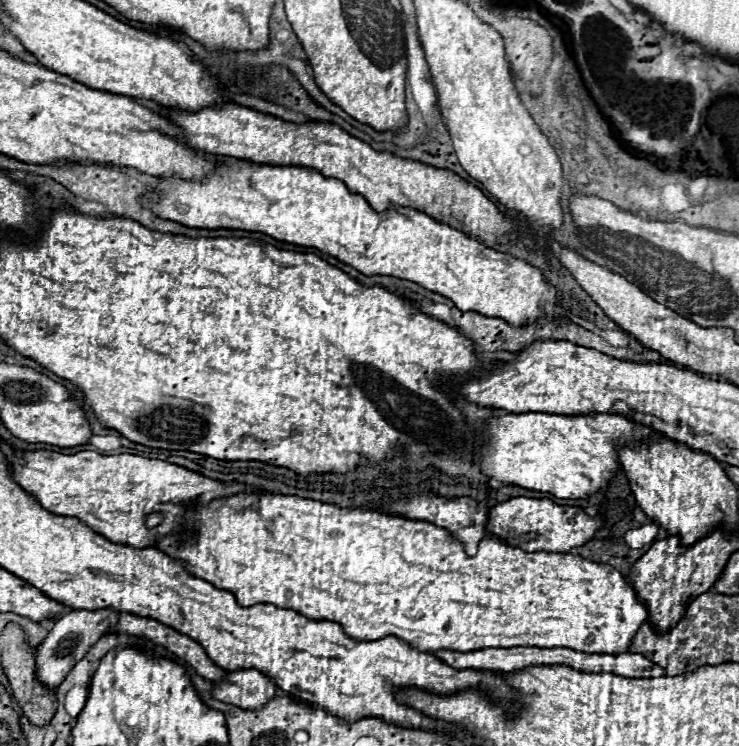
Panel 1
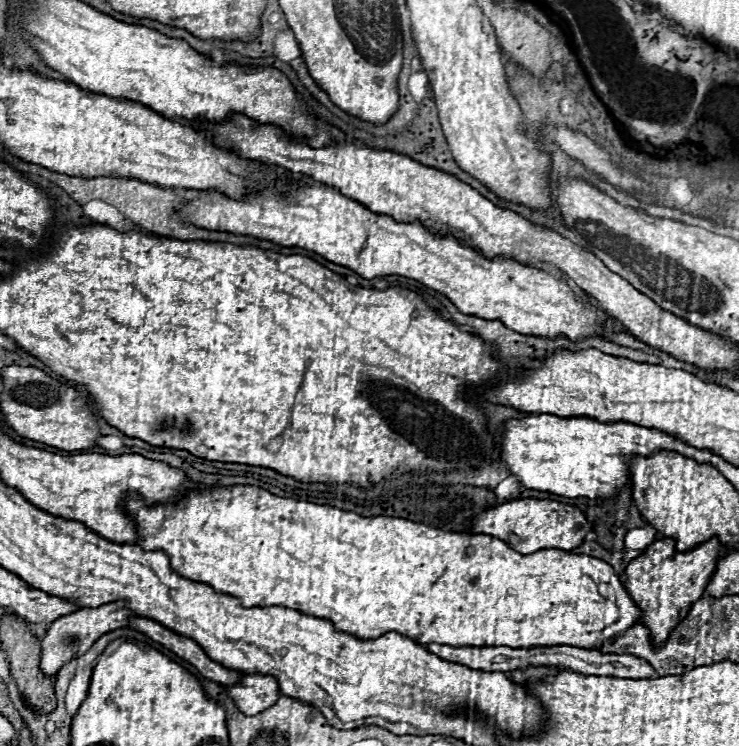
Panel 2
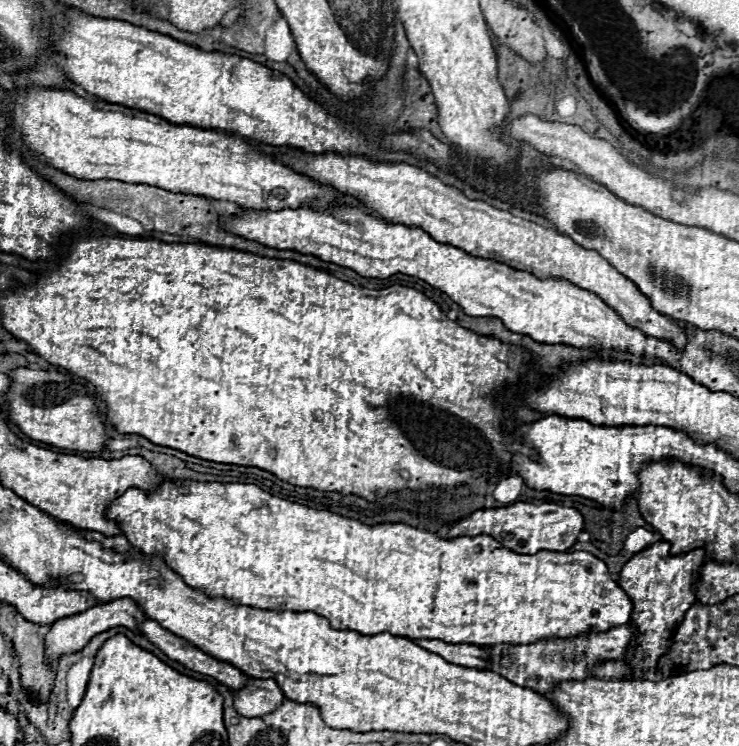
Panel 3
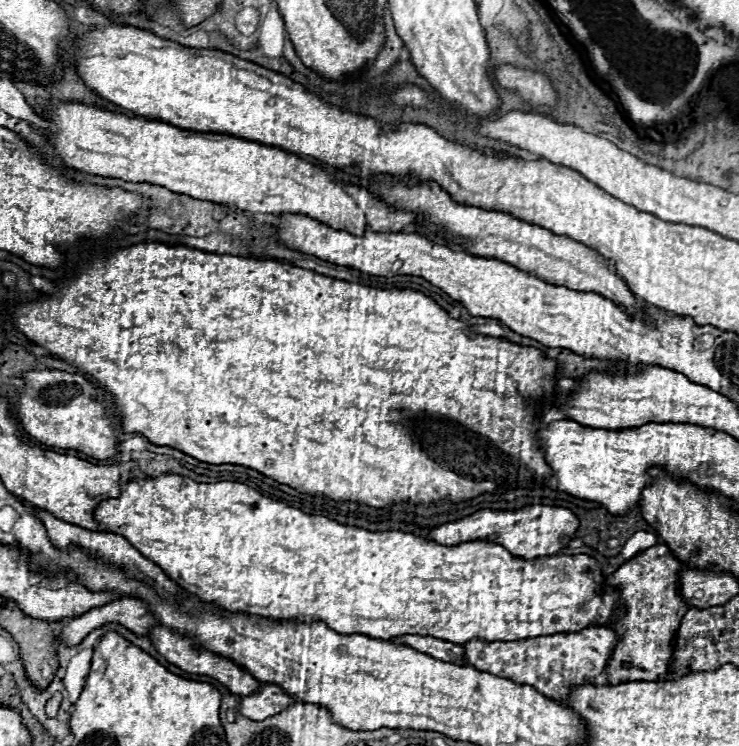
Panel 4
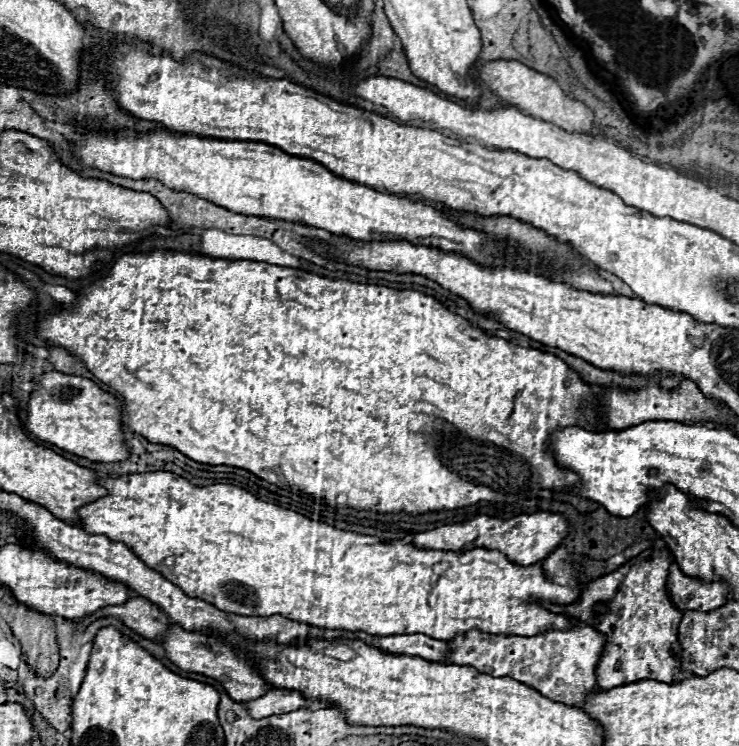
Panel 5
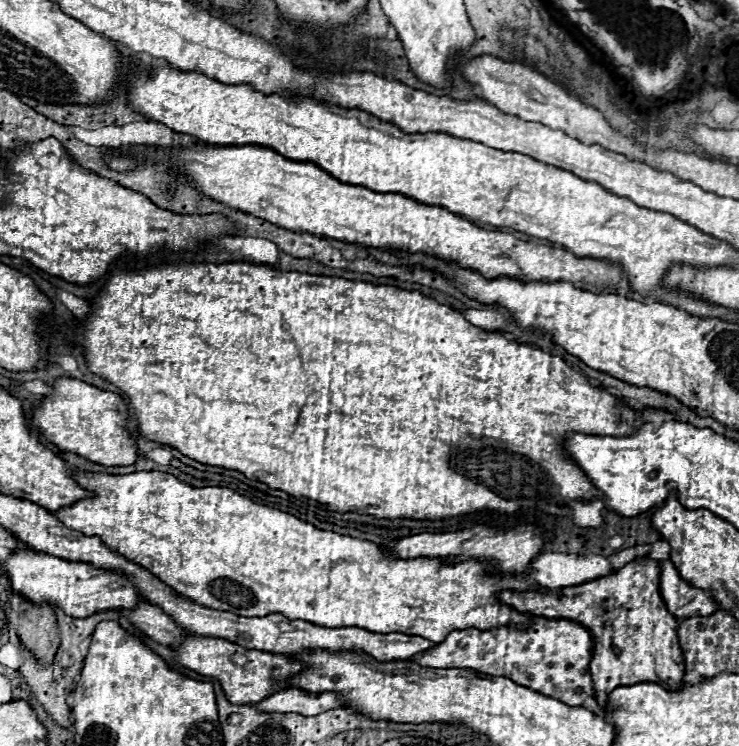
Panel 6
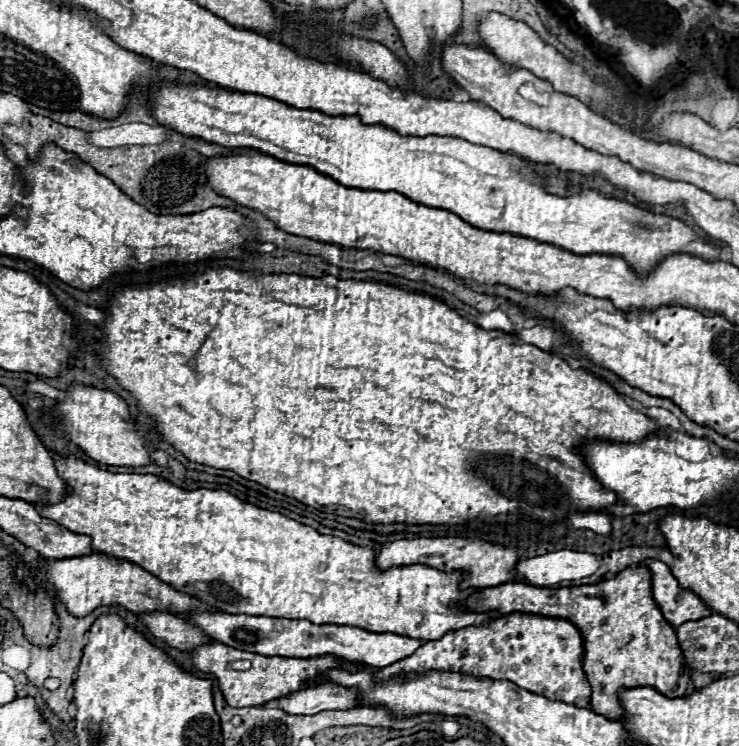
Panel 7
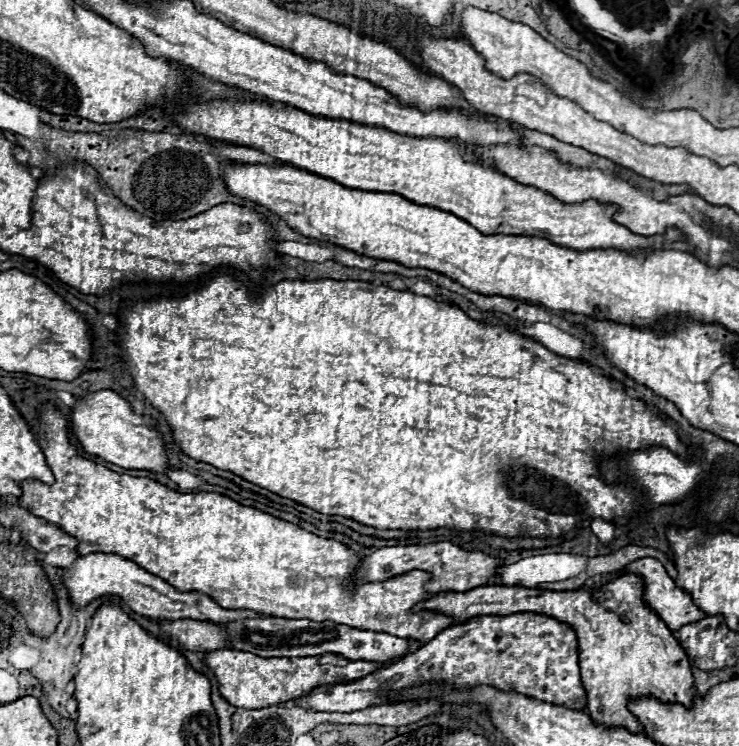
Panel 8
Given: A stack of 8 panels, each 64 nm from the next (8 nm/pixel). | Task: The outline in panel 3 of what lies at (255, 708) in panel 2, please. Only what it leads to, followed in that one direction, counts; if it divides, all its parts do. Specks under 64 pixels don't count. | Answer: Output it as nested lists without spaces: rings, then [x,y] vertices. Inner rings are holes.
[[[252,678],[246,688],[234,692],[234,708],[246,718],[266,716],[274,712],[282,704],[282,700],[286,700],[286,696],[274,680]]]

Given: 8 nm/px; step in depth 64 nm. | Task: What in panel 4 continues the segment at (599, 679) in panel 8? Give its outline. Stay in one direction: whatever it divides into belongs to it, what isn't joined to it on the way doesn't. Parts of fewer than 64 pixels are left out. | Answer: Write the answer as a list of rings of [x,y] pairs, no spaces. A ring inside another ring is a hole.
[[[656,544],[638,552],[606,578],[606,586],[614,588],[626,606],[622,618],[606,622],[606,626],[618,636],[618,644],[604,668],[608,684],[662,680],[668,674],[674,654],[674,638],[688,608],[678,592],[678,572],[684,568],[686,566],[682,562],[674,560],[666,544]]]

